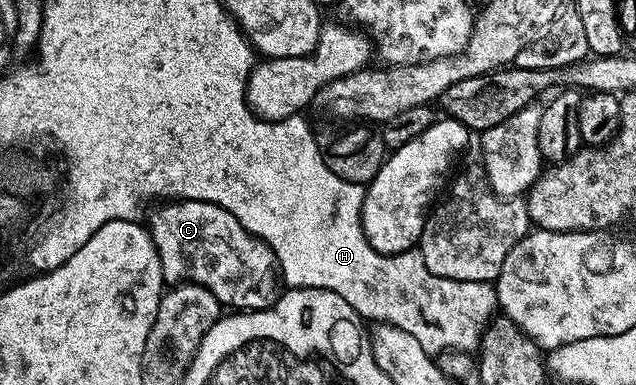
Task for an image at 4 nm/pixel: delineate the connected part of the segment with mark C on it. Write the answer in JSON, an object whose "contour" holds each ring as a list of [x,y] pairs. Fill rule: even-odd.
{"contour":[[[175,200],[163,202],[151,212],[145,223],[149,239],[159,255],[163,279],[167,282],[190,282],[208,288],[220,305],[231,310],[258,310],[269,308],[277,299],[277,265],[275,256],[263,240],[256,239],[233,218],[233,214],[221,206],[200,200]]]}

